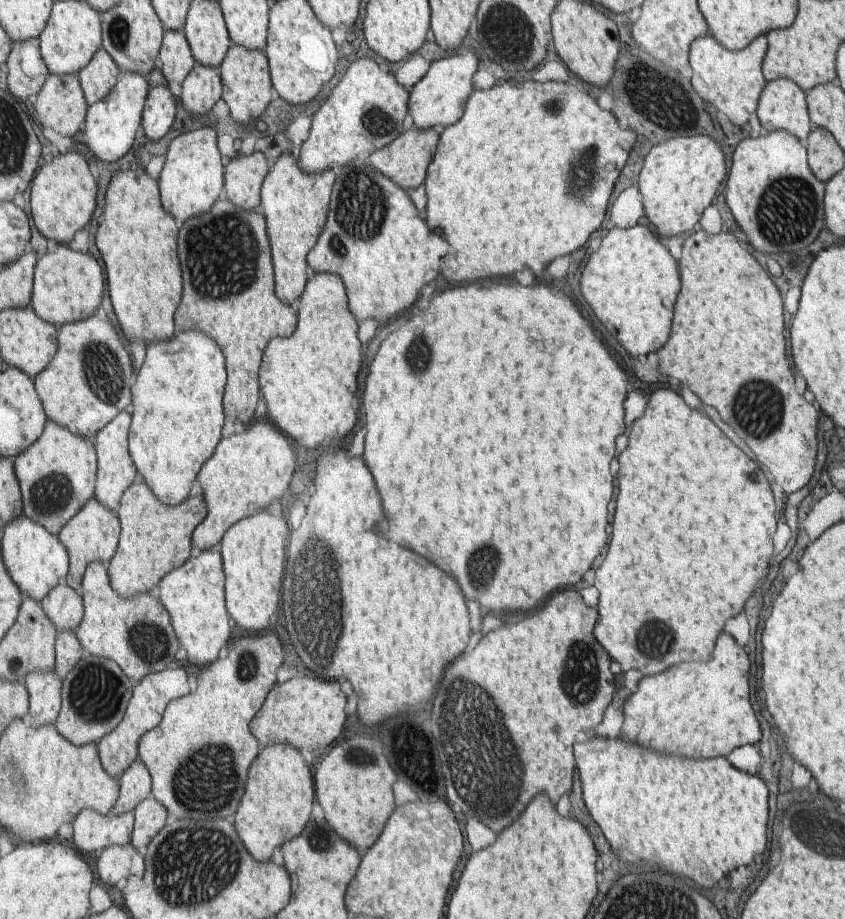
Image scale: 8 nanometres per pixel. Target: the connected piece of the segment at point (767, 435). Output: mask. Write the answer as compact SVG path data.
M699 227L685 239L678 261L678 266L681 267L681 292L673 310L674 334L666 346L657 352L659 370L674 384L685 384L706 406L716 408L722 422L728 424L738 438L744 438L760 464L770 470L776 484L789 495L804 488L814 474L818 450L816 431L820 414L816 404L809 404L796 392L796 378L786 358L780 292L770 276L762 270L762 266L742 245L732 233L711 235Z

